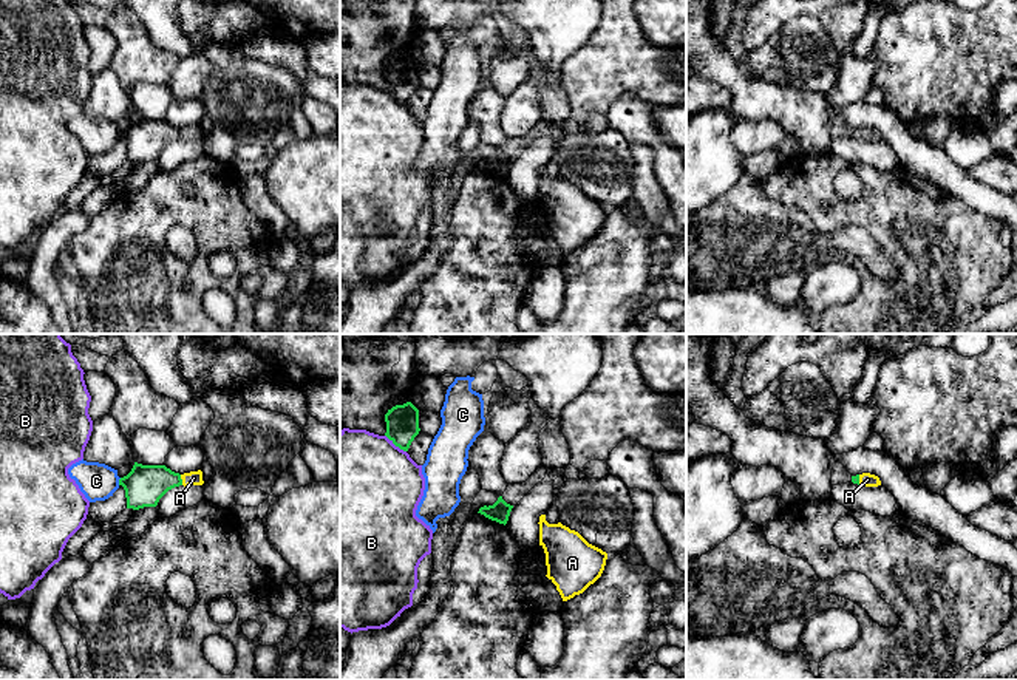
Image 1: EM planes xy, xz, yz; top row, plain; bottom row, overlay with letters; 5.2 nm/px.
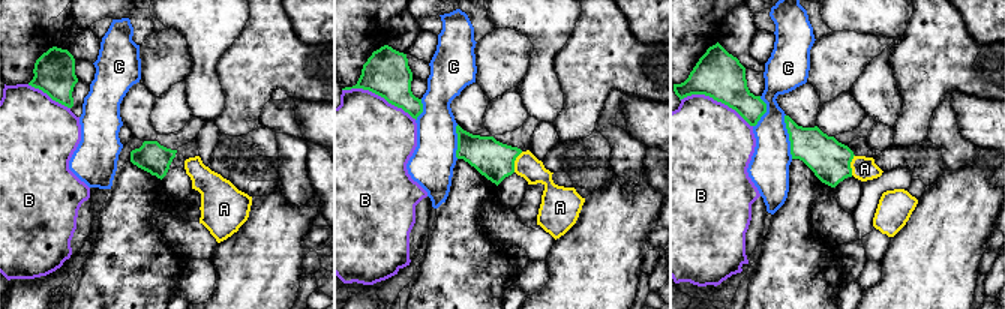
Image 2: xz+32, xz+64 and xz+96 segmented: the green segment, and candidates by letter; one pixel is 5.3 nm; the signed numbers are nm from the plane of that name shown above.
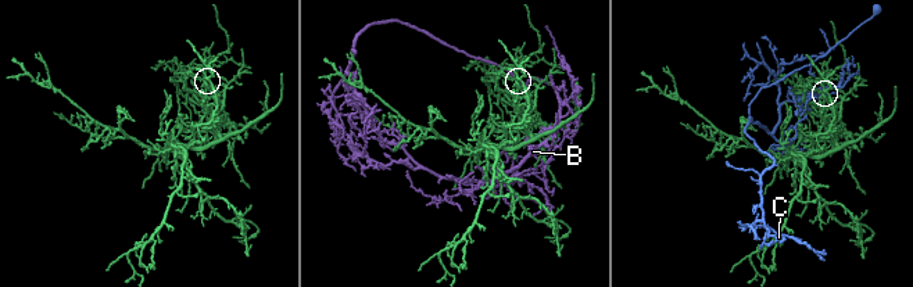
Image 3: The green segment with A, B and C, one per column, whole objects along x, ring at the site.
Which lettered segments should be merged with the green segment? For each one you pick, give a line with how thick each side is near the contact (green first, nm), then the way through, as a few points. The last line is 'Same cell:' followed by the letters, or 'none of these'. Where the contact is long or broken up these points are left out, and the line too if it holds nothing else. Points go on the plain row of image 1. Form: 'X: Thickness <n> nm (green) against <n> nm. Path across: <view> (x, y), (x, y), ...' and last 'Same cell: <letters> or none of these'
A: Thickness 220 nm (green) against 80 nm. Path across: xy (144, 139), (156, 133), (181, 133), (193, 132)
Same cell: A

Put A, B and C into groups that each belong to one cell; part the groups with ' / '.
A / B / C

